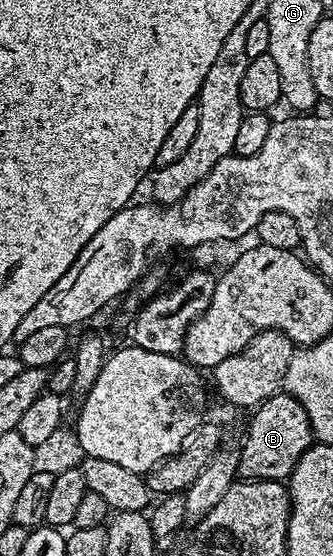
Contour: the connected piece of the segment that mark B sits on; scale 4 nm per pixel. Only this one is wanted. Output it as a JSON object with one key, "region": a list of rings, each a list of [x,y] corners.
{"region":[[[277,392],[254,407],[247,439],[239,452],[239,478],[252,482],[283,482],[290,479],[297,460],[311,445],[313,435],[305,408],[289,393]]]}

